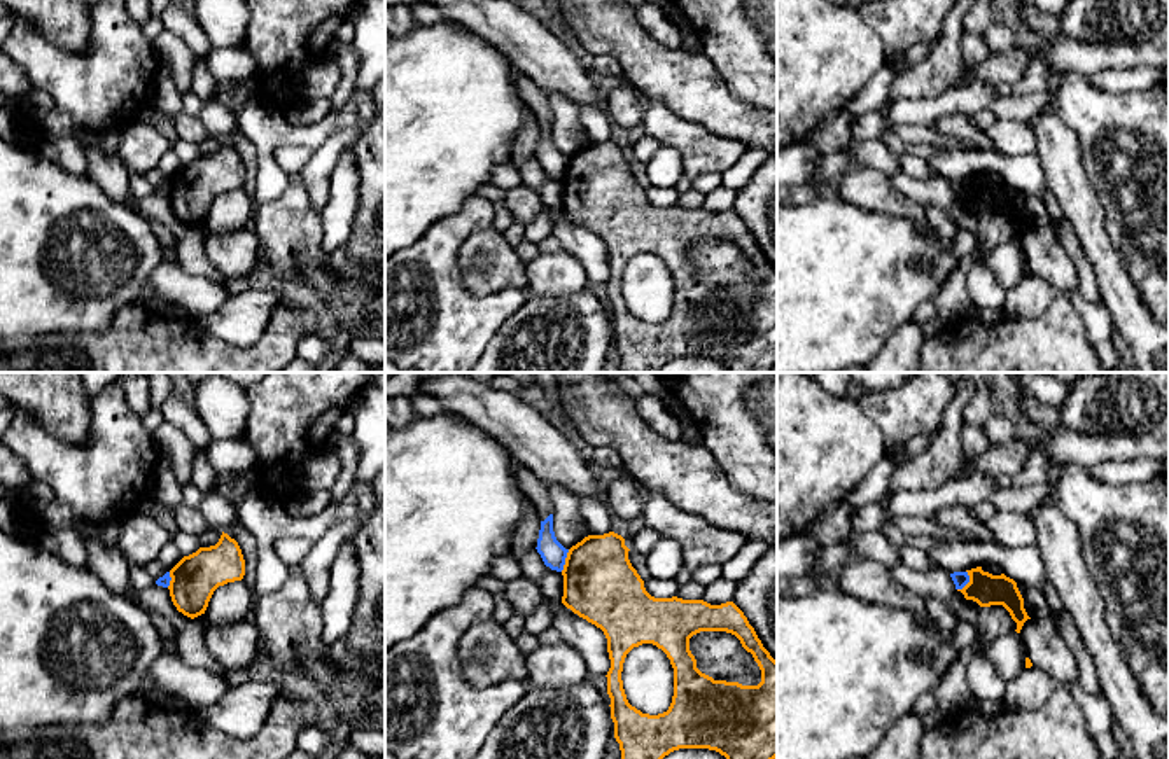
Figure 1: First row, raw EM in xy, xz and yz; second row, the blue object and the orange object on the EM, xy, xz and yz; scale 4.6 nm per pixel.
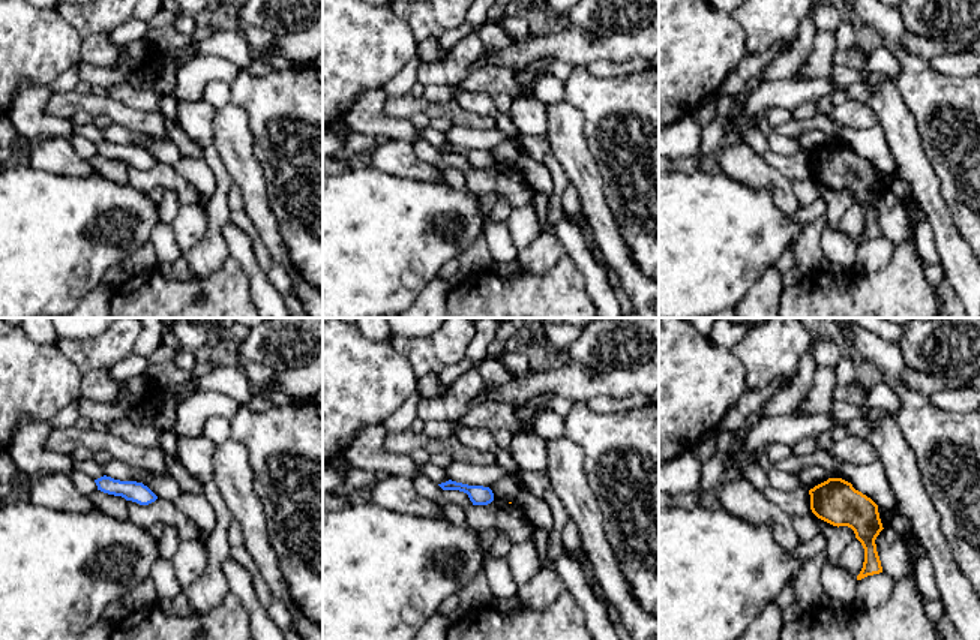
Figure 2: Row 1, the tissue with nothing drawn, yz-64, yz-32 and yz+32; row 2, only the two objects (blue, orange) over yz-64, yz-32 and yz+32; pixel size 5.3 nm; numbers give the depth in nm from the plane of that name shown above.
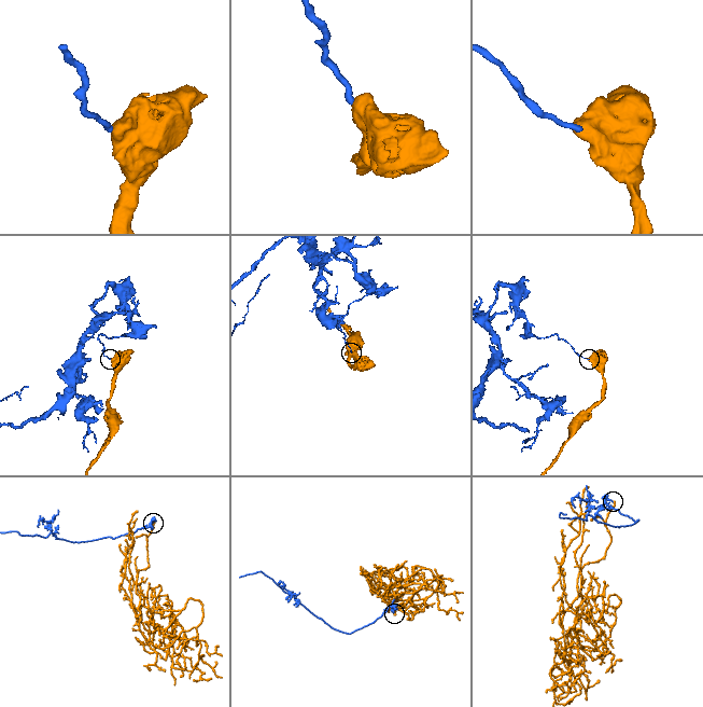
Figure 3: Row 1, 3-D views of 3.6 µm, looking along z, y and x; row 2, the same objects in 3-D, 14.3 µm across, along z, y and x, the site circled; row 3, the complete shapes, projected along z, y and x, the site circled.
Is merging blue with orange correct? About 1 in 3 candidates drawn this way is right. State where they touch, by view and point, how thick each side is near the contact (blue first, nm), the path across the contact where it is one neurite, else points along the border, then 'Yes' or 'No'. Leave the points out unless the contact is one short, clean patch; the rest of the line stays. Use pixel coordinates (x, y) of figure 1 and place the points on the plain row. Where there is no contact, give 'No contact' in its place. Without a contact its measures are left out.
Touches blue at xz (564, 168). Thickness 120 nm (blue) against 340 nm. Boundary: xz (569, 158), (560, 179). No

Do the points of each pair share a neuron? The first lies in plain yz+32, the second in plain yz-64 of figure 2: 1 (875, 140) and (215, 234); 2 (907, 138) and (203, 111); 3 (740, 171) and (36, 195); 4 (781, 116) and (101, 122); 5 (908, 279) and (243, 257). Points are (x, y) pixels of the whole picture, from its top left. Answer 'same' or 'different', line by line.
1: different
2: different
3: different
4: different
5: different

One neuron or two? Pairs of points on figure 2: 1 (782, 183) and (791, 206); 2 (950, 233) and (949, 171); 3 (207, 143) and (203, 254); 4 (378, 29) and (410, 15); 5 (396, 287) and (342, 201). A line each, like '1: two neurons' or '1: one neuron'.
1: one neuron
2: two neurons
3: one neuron
4: two neurons
5: one neuron

